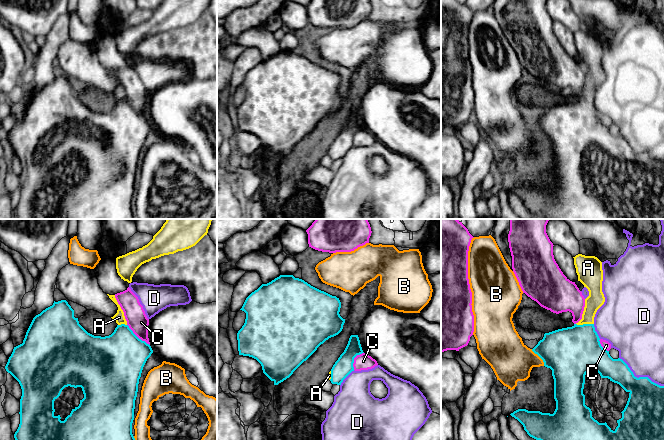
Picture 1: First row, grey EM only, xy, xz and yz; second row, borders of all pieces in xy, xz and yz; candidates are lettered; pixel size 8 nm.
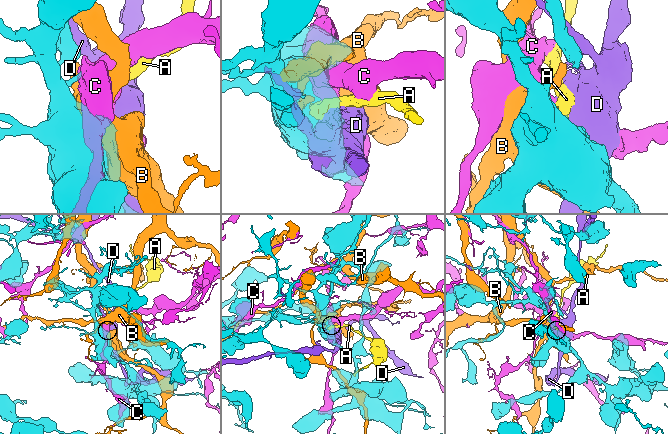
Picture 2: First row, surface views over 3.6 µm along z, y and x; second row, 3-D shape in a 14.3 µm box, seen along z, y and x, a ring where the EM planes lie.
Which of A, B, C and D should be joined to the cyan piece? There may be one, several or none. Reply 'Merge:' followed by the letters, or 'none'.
Merge: A

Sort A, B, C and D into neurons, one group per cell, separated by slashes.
A / B / C / D

